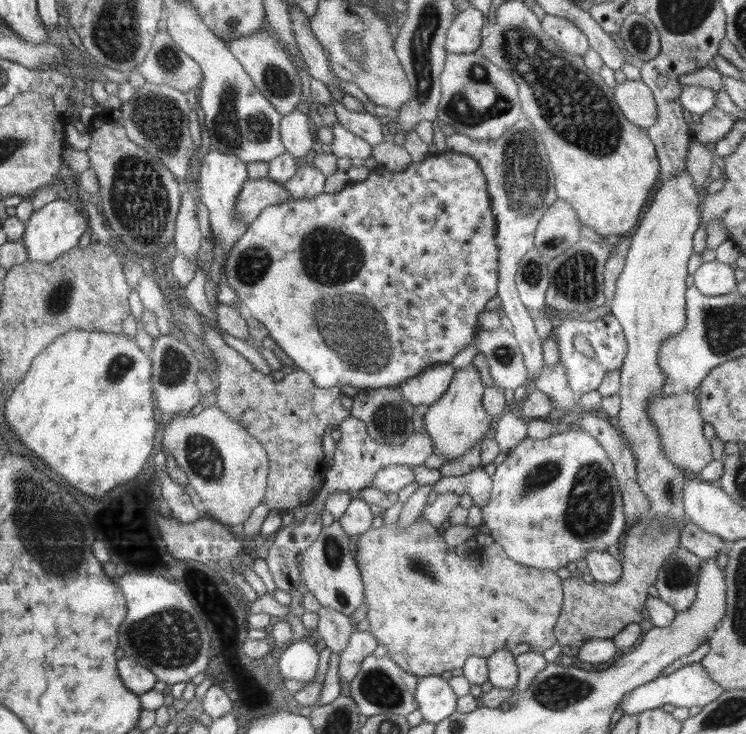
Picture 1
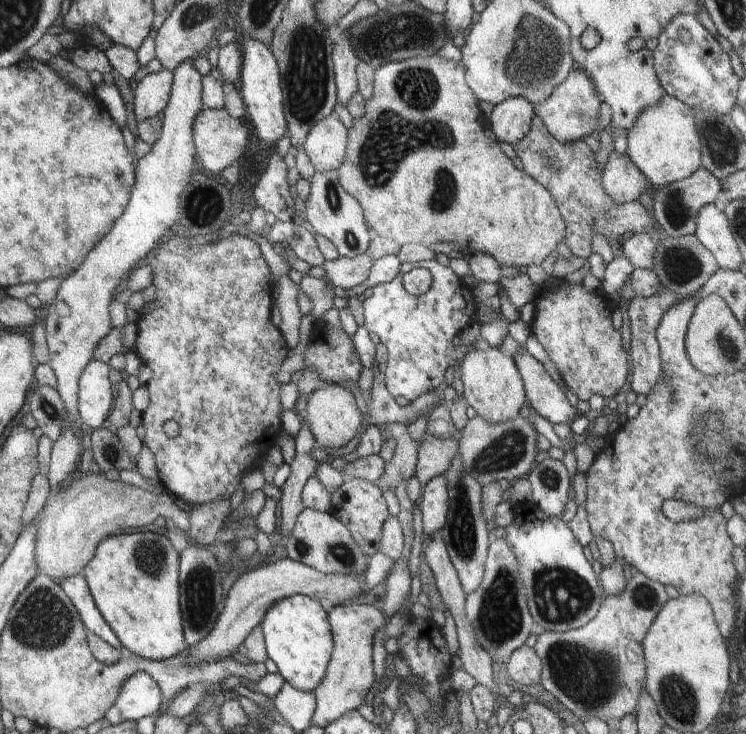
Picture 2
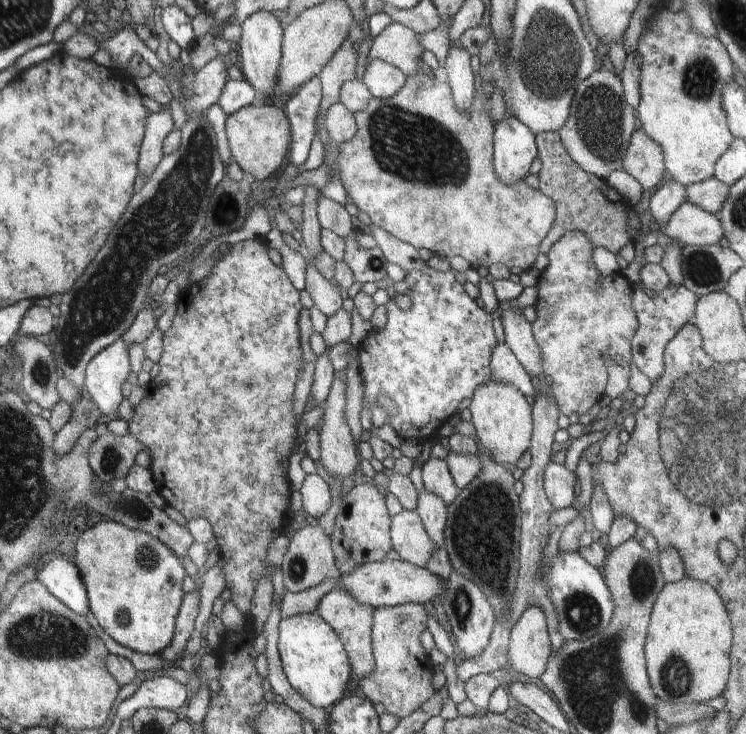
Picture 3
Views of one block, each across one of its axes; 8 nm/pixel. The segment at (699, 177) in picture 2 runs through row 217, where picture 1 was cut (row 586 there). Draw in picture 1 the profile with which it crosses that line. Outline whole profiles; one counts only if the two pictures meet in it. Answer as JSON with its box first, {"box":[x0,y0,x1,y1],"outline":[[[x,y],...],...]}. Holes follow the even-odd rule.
{"box":[654,544,702,612],"outline":[[[678,544],[658,571],[654,583],[660,600],[667,602],[675,612],[690,608],[696,600],[702,564],[696,554]]]}

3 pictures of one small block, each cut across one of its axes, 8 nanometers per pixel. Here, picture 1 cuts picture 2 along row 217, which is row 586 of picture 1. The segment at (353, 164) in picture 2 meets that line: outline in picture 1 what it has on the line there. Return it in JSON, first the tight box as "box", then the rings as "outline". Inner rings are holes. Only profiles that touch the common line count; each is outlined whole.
{"box":[356,517,563,677],"outline":[[[424,517],[416,518],[416,521],[409,527],[400,527],[398,521],[383,524],[379,528],[370,527],[365,533],[358,535],[356,542],[356,558],[358,568],[361,572],[364,582],[364,602],[366,604],[366,620],[368,620],[368,632],[375,638],[378,644],[381,644],[388,650],[388,658],[394,661],[402,670],[414,674],[416,677],[426,675],[441,676],[443,672],[450,672],[455,668],[462,668],[466,659],[471,656],[488,658],[488,655],[500,649],[512,650],[520,643],[529,644],[532,650],[540,653],[548,650],[557,642],[554,638],[554,626],[558,622],[558,617],[563,603],[562,580],[553,570],[538,569],[536,567],[523,566],[514,560],[511,560],[498,545],[496,541],[490,546],[481,546],[473,550],[472,553],[458,556],[455,548],[448,546],[443,539],[442,530],[434,527],[430,521]]]}

